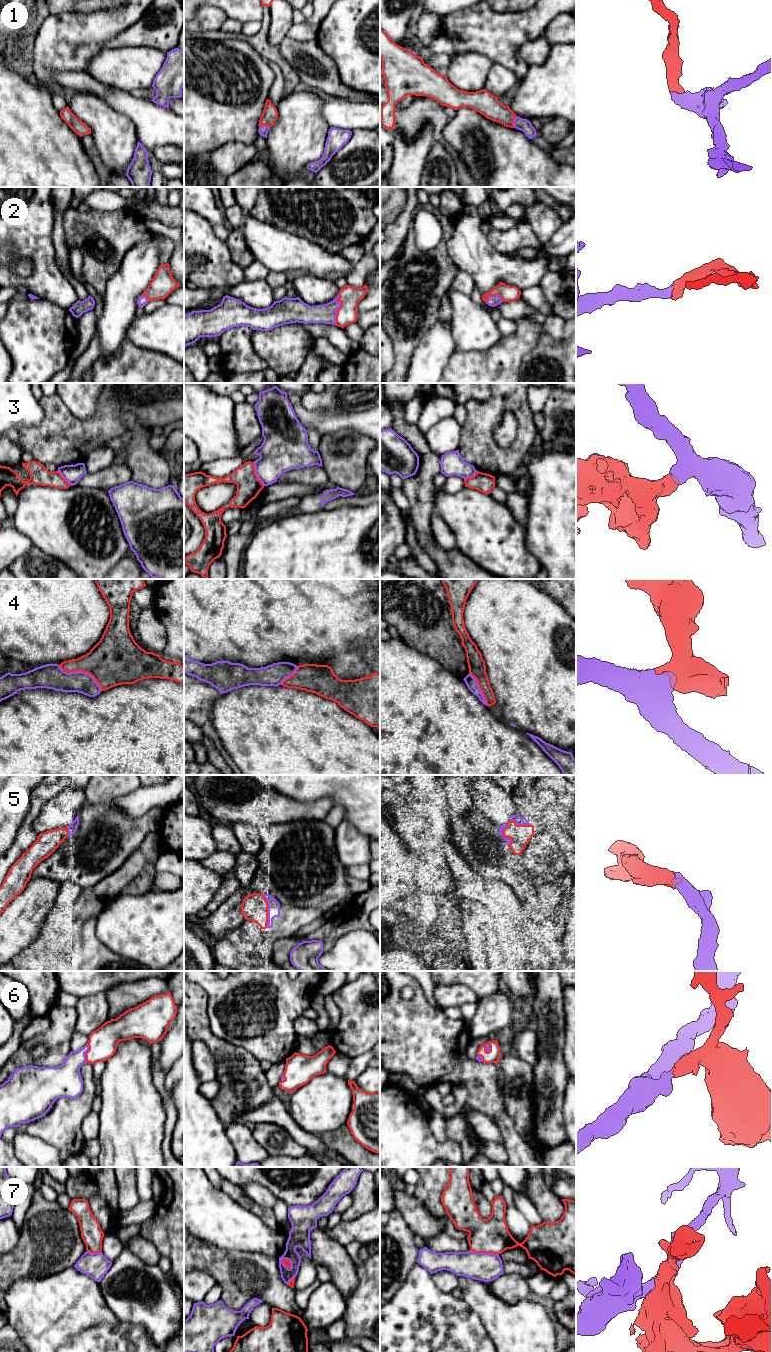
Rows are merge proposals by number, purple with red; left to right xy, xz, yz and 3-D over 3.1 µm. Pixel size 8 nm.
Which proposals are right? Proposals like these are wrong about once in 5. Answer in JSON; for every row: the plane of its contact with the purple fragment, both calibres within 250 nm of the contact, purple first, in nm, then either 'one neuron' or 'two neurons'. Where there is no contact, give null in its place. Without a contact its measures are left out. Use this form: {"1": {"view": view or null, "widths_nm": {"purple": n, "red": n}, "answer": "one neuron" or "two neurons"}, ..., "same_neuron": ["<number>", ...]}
{"1": {"view": "yz", "widths_nm": {"purple": 100, "red": 180}, "answer": "one neuron"}, "2": {"view": "xz", "widths_nm": {"purple": 150, "red": 160}, "answer": "one neuron"}, "3": {"view": "xz", "widths_nm": {"purple": 320, "red": 190}, "answer": "two neurons"}, "4": {"view": "xy", "widths_nm": {"purple": 190, "red": 380}, "answer": "two neurons"}, "5": {"view": "xz", "widths_nm": {"purple": 100, "red": 220}, "answer": "one neuron"}, "6": {"view": "xy", "widths_nm": {"purple": 220, "red": 220}, "answer": "one neuron"}, "7": {"view": "yz", "widths_nm": {"purple": 220, "red": 280}, "answer": "two neurons"}, "same_neuron": ["1", "2", "5", "6"]}

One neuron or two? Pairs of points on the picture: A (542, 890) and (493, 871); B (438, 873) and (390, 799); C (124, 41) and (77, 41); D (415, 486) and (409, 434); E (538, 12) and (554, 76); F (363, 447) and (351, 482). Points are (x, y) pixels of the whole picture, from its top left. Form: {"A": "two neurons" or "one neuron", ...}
{"A": "two neurons", "B": "one neuron", "C": "two neurons", "D": "one neuron", "E": "two neurons", "F": "one neuron"}

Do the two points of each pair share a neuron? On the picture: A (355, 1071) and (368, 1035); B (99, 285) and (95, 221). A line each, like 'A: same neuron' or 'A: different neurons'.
A: different neurons
B: same neuron

